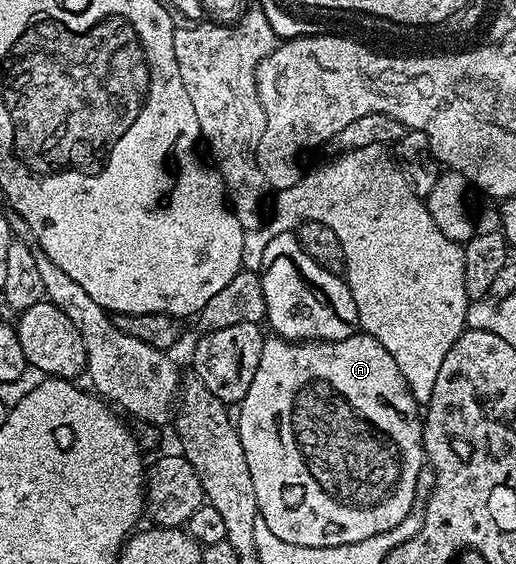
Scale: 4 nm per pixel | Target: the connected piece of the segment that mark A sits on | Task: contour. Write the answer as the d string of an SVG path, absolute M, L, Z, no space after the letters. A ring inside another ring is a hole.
M357 334L345 340L335 342L289 342L279 338L265 339L264 345L262 346L262 358L258 358L258 370L254 373L252 391L246 394L244 400L240 401L238 411L240 411L240 420L238 416L240 441L242 442L242 450L246 454L246 466L250 466L250 478L254 478L254 494L258 498L259 516L266 518L266 526L270 526L270 530L274 534L278 534L278 538L282 538L282 542L290 542L294 546L310 546L311 548L346 546L354 542L362 542L362 538L374 538L374 534L382 534L383 532L394 530L394 526L398 526L398 522L402 522L402 518L406 518L406 514L410 514L410 510L417 503L416 483L420 480L420 467L425 467L426 464L423 446L424 425L422 423L422 412L417 405L416 399L412 397L412 391L408 388L408 383L402 378L402 374L394 362L394 358L384 349L382 342L378 342L372 336Z

